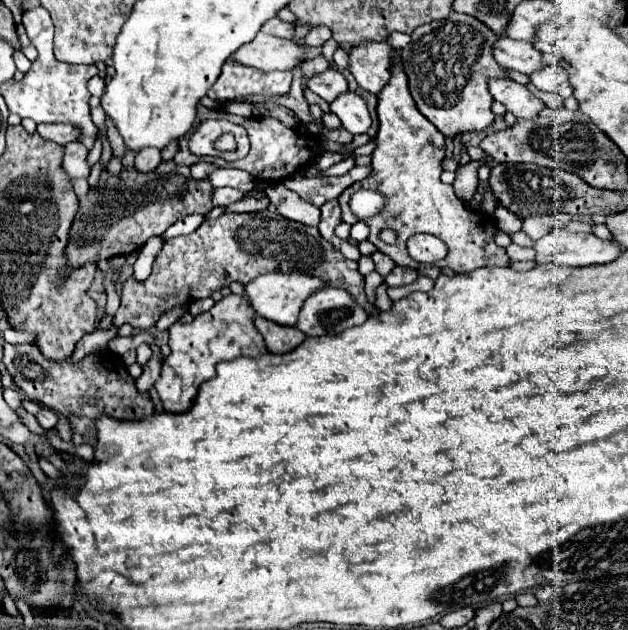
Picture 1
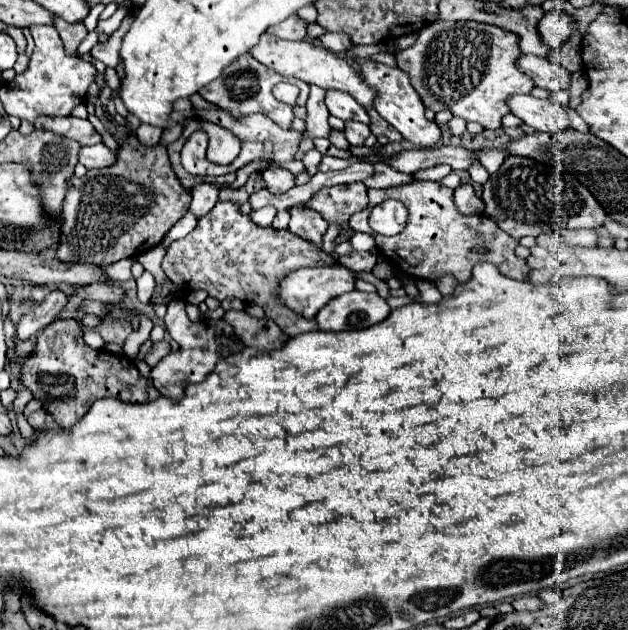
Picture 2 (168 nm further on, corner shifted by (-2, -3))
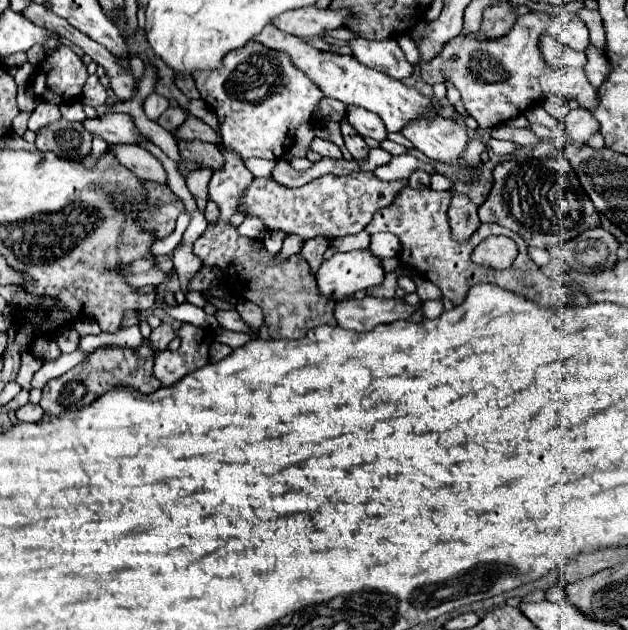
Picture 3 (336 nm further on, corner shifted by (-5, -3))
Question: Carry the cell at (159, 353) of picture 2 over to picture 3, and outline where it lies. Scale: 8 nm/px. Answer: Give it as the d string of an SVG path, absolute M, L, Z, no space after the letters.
M161 324L161 326L157 326L157 328L151 332L151 342L153 342L153 346L155 346L159 352L165 350L167 344L169 344L173 338L175 338L175 330L173 330L171 324Z

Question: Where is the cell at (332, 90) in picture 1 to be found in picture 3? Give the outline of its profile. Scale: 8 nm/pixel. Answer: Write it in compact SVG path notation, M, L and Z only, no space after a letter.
M347 106L347 116L349 116L349 124L357 128L357 132L363 138L373 138L377 142L387 140L387 130L377 114L371 114L359 106Z

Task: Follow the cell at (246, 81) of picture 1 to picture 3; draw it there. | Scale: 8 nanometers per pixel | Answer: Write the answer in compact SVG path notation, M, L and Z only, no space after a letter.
M255 40L247 42L247 46L239 50L231 50L231 54L227 54L227 60L223 60L223 66L219 66L219 70L195 70L193 80L197 90L201 92L201 98L219 118L223 146L239 152L243 160L253 156L279 160L283 154L287 154L287 150L293 146L297 128L301 124L315 124L319 120L317 104L325 98L325 94L311 82L311 78L307 78L307 74L303 74L291 62L289 54L283 54L281 50L271 50Z

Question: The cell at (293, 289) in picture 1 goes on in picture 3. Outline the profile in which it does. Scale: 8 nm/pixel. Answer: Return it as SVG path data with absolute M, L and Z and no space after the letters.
M367 250L335 254L325 260L317 272L317 286L323 296L341 300L357 290L379 286L385 278L381 258Z

